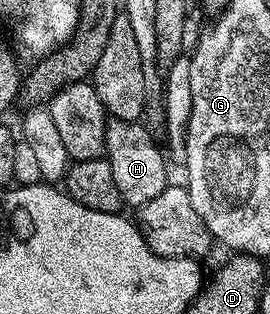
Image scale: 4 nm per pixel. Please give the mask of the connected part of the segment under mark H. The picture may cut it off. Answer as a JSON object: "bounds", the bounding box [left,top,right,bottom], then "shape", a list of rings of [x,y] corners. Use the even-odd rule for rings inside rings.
{"bounds":[105,118,169,208],"shape":[[[111,118],[105,132],[105,157],[109,168],[113,168],[113,184],[117,184],[117,192],[123,197],[123,206],[138,208],[153,196],[161,196],[161,192],[169,185],[167,178],[167,162],[155,144],[156,139],[147,131],[142,121],[126,122],[120,118]]]}

